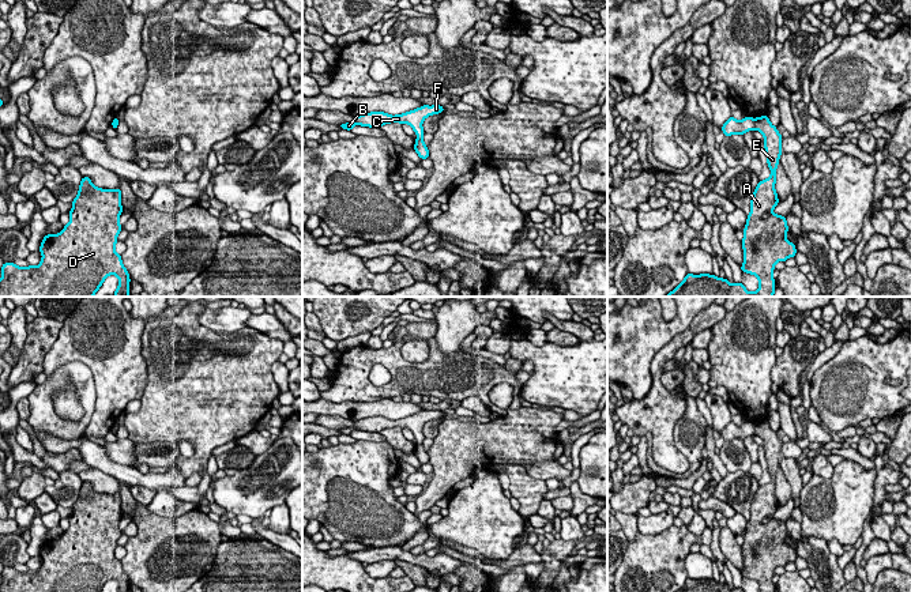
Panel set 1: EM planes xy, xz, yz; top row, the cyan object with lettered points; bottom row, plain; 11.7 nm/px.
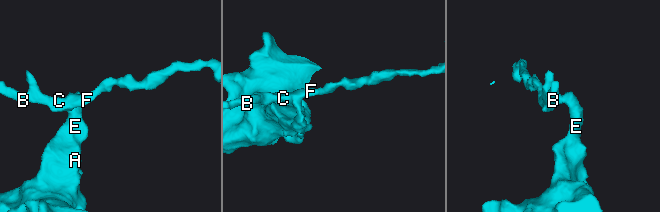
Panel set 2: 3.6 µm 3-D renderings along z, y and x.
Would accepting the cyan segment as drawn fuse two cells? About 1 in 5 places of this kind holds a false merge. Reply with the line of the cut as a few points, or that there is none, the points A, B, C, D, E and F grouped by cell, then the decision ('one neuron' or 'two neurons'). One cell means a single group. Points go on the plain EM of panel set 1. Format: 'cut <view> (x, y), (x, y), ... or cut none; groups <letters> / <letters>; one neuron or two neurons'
cut none; groups A B C D E F; one neuron

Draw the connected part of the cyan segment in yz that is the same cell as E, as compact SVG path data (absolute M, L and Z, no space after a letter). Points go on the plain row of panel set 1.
M767 419L757 423L745 422L741 426L731 421L722 431L726 441L744 440L753 434L764 440L763 446L771 480L758 487L750 505L750 519L744 533L744 569L741 574L756 580L758 592L775 592L772 582L775 569L795 562L797 558L795 550L786 543L788 536L786 521L772 517L779 508L775 487L782 459L782 440L771 429Z

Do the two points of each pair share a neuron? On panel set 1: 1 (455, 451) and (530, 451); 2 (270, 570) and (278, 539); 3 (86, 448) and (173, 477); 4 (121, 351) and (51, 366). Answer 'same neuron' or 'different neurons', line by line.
1: same neuron
2: different neurons
3: same neuron
4: same neuron

